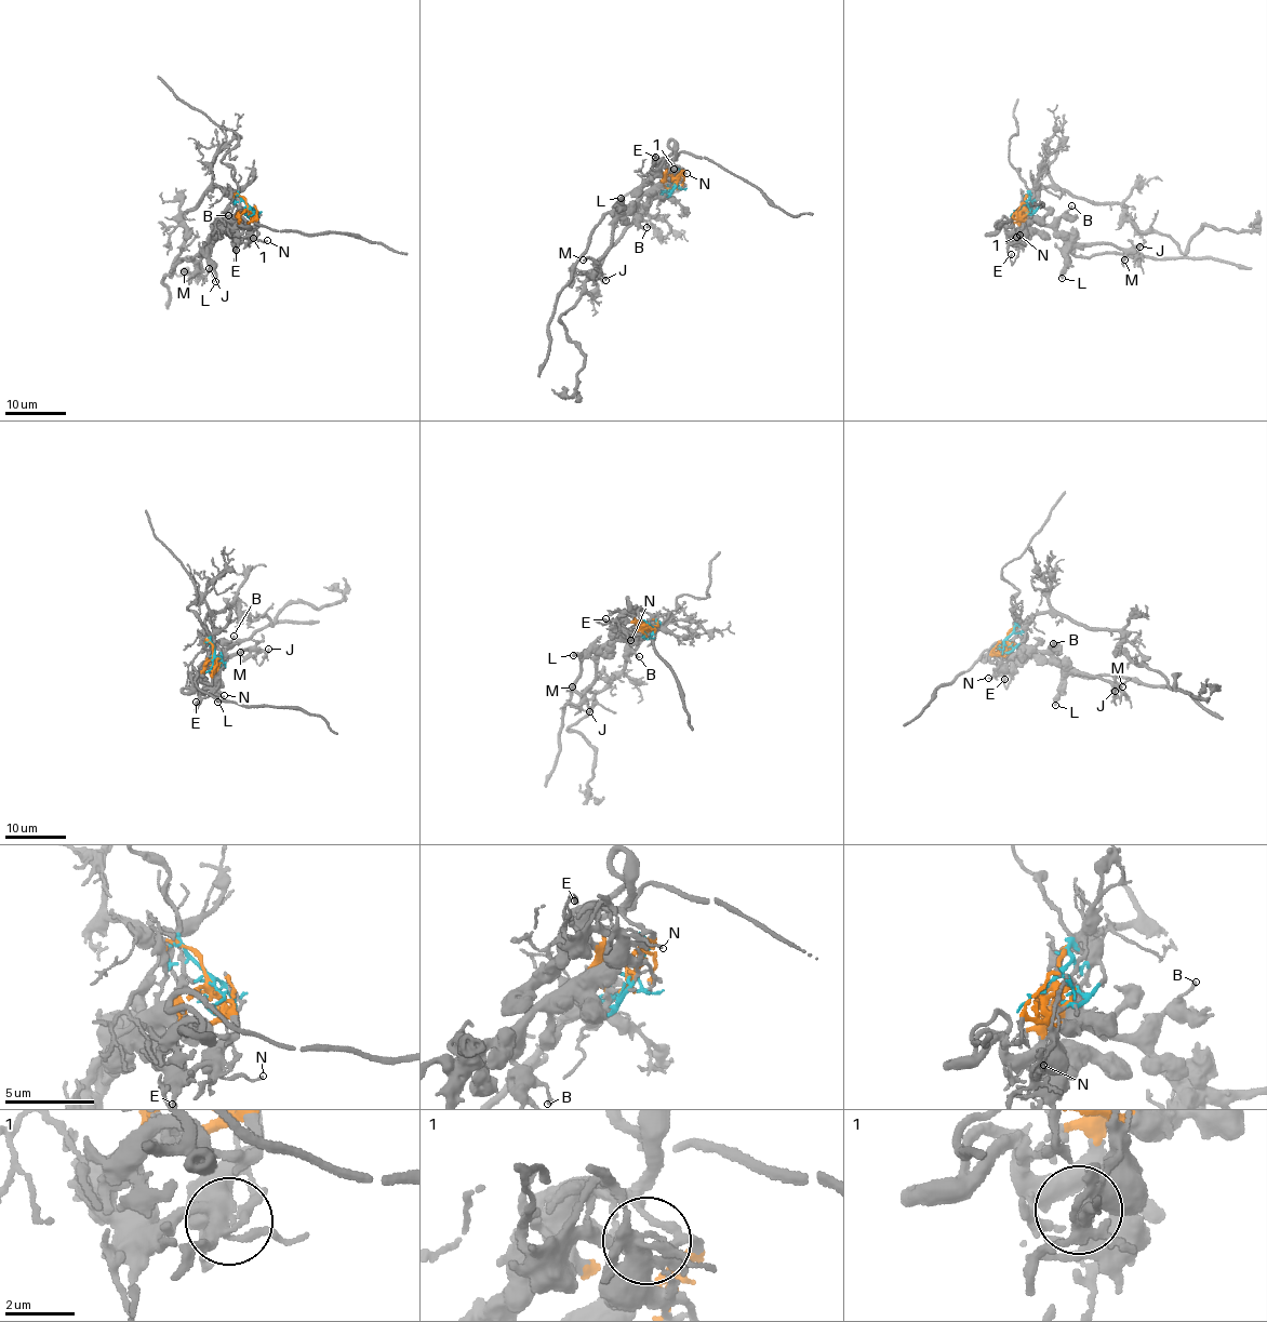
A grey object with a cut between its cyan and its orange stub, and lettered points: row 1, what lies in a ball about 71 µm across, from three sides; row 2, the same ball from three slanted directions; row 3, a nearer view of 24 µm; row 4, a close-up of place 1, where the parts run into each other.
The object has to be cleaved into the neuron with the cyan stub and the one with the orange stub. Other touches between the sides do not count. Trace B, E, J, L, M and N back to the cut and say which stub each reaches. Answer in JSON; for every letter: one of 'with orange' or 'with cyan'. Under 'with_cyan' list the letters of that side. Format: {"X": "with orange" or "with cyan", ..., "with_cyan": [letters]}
{"B": "with orange", "E": "with orange", "J": "with orange", "L": "with orange", "M": "with orange", "N": "with orange", "with_cyan": []}

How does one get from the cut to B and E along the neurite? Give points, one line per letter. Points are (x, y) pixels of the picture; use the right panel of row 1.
B: (1024, 204), (1019, 216), (1049, 224), (1072, 205)
E: (1024, 204), (1018, 212), (1022, 243), (1013, 262), (1011, 254)

